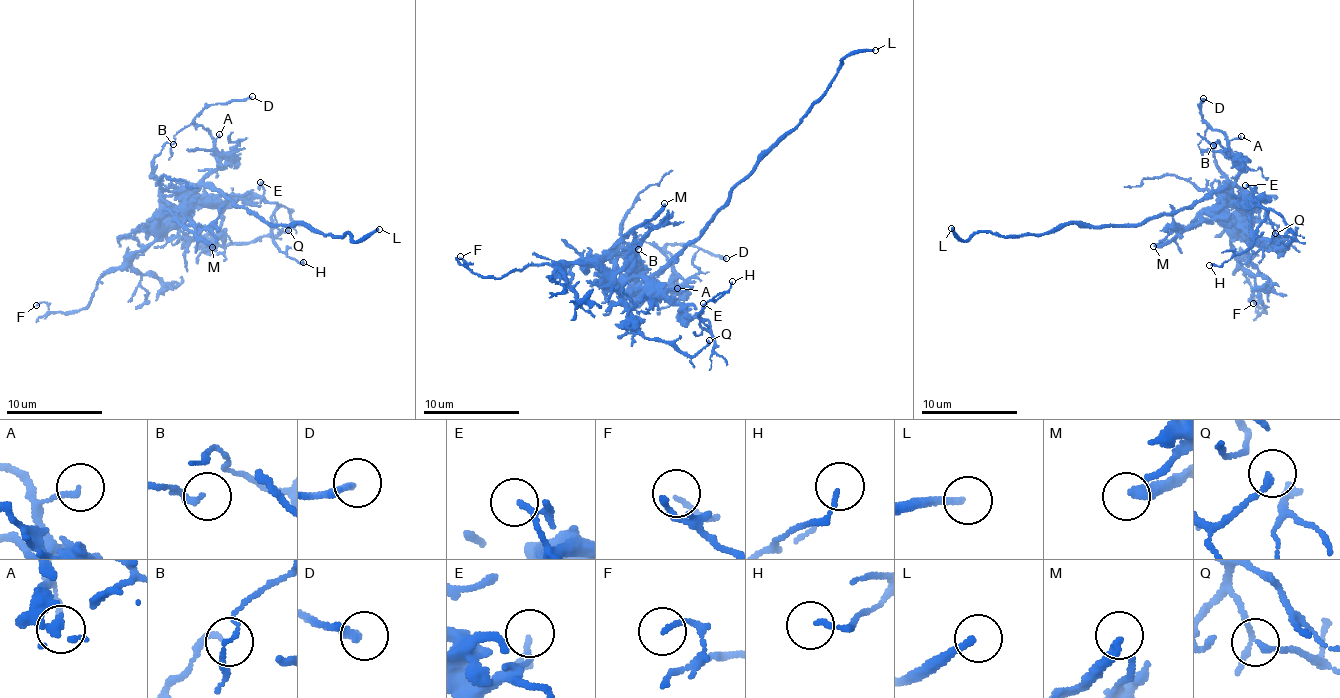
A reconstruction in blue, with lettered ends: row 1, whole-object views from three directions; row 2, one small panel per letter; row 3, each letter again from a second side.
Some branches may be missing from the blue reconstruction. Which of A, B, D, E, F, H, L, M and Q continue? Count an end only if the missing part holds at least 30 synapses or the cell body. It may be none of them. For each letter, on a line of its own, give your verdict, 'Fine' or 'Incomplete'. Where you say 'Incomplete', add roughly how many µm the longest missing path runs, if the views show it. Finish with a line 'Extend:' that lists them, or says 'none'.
A: Fine
B: Fine
D: Fine
E: Fine
F: Fine
H: Fine
L: Incomplete. Missing length about 60 µm
M: Fine
Q: Fine
Extend: L

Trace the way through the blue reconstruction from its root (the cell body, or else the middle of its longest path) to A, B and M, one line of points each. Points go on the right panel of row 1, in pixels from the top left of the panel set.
A: (1193, 206), (1209, 194), (1227, 189), (1235, 181), (1240, 172), (1237, 155), (1230, 143), (1241, 136)
B: (1193, 206), (1209, 194), (1227, 188), (1220, 188), (1229, 185), (1229, 180), (1215, 163), (1213, 145)
M: (1193, 206), (1209, 194), (1227, 188), (1218, 205), (1195, 224), (1153, 246)

